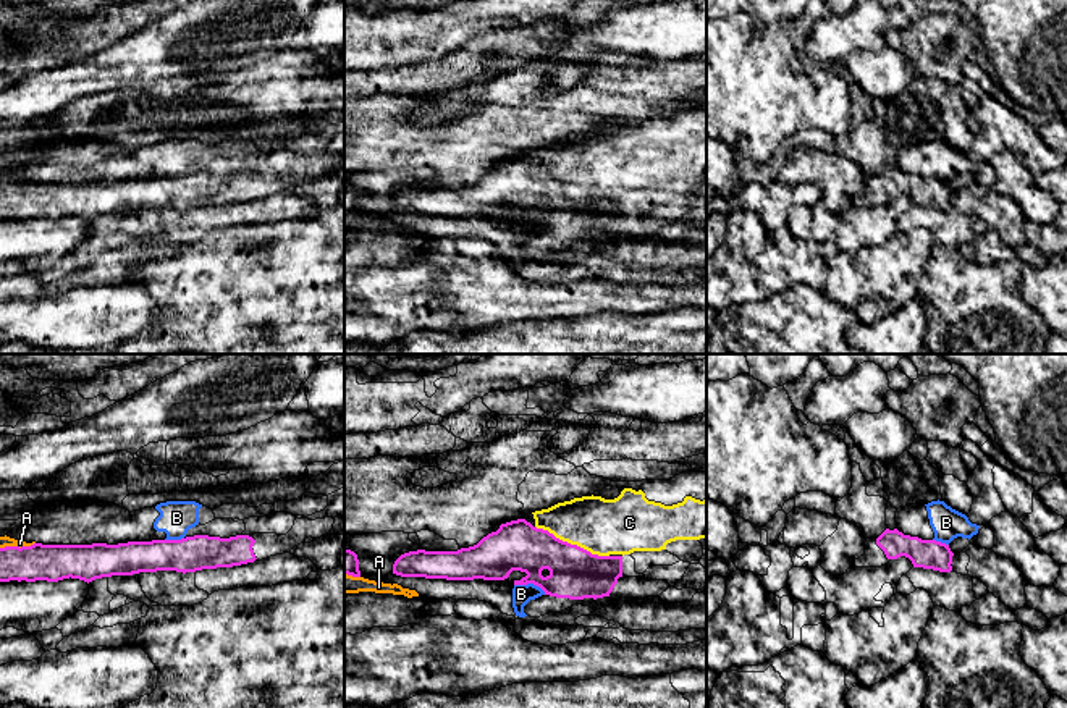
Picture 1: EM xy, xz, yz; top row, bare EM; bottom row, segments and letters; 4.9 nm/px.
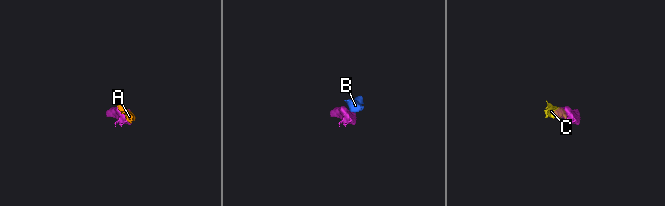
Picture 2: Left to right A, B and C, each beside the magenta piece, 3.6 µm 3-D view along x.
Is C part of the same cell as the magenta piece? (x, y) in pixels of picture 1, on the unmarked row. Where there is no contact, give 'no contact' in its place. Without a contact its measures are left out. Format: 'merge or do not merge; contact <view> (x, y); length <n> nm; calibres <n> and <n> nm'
merge; contact xz (573, 183); length 400 nm; calibres 260 and 280 nm

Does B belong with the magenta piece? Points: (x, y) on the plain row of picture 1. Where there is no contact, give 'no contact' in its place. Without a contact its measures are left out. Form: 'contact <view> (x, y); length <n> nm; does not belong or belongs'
contact xz (531, 220); length 170 nm; does not belong

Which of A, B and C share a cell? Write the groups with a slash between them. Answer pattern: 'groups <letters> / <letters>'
groups A C / B

